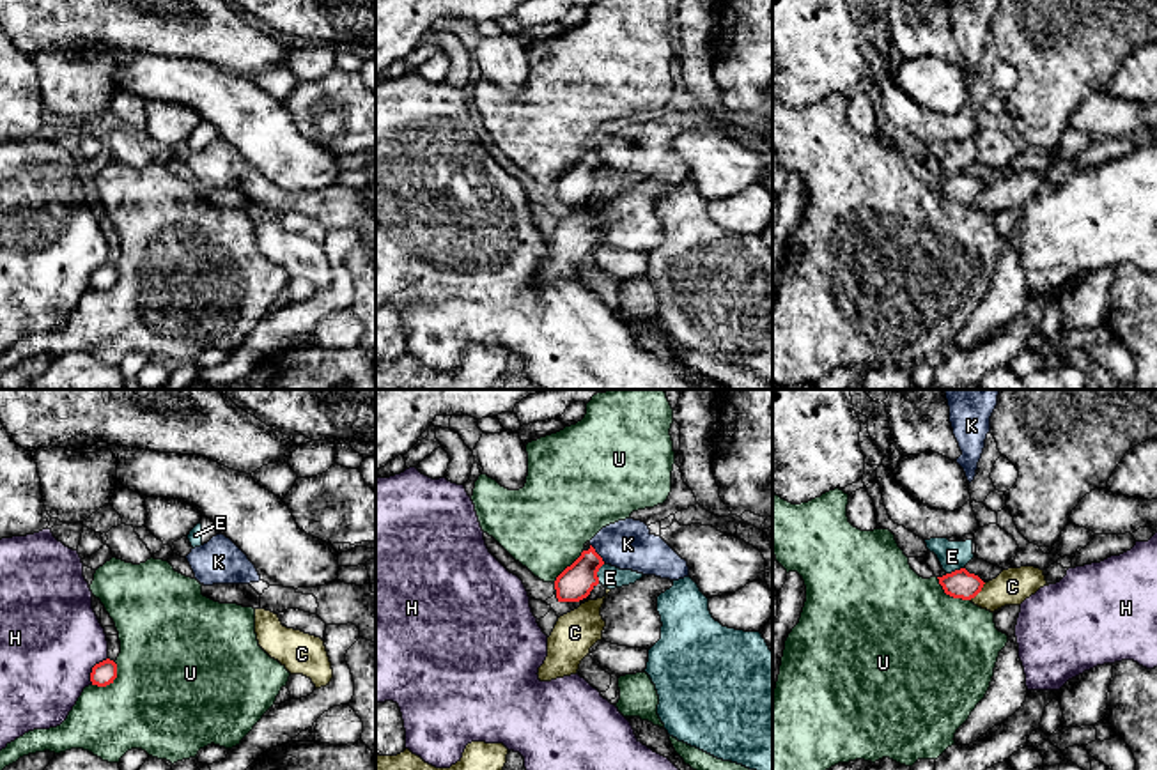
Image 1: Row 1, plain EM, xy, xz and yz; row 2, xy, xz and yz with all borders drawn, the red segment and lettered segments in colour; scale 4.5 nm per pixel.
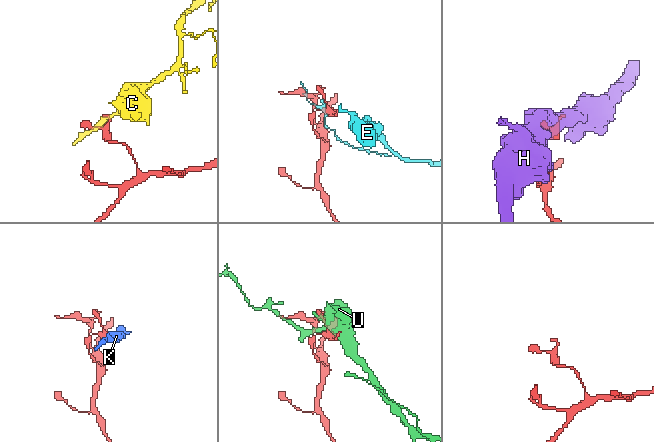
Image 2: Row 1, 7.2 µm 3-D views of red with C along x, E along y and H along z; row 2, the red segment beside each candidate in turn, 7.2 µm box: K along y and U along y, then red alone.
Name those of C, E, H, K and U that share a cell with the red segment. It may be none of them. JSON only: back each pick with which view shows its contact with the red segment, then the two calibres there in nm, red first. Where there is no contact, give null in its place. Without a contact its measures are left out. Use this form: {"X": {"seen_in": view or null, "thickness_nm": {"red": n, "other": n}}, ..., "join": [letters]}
{"join": []}

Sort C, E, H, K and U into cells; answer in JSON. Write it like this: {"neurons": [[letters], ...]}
{"neurons": [["C"], ["E"], ["H"], ["K"], ["U"]]}

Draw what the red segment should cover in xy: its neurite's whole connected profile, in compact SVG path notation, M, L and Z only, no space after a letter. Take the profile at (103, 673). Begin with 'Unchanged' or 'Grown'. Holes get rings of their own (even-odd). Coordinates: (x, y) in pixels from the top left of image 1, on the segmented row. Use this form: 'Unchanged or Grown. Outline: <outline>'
Unchanged. Outline: M110 658L96 664L90 673L92 685L106 687L117 678L117 664Z

